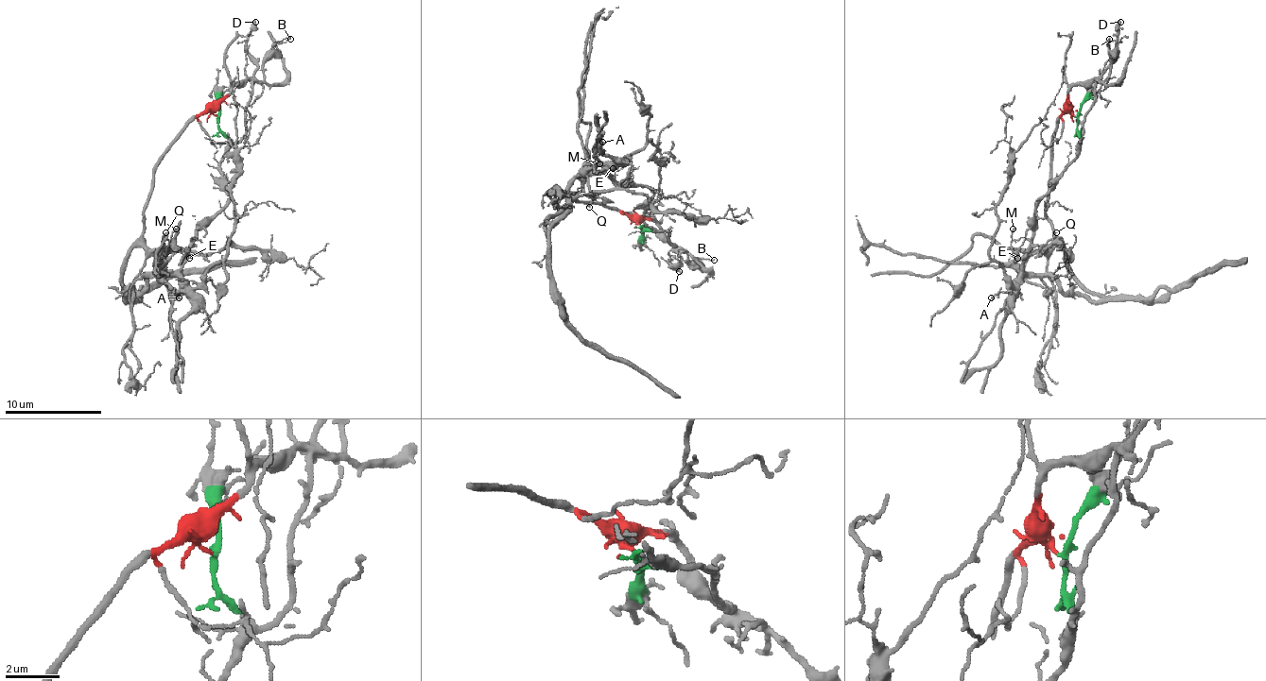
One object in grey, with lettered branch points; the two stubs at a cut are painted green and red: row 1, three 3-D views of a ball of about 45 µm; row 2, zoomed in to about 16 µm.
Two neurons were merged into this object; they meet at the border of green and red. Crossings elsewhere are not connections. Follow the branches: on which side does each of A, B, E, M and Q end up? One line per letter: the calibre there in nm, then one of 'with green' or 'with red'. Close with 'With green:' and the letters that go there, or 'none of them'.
A: 170 nm | with green
B: 100 nm | with red
E: 100 nm | with green
M: 120 nm | with green
Q: 120 nm | with red
With green: A, E, M

